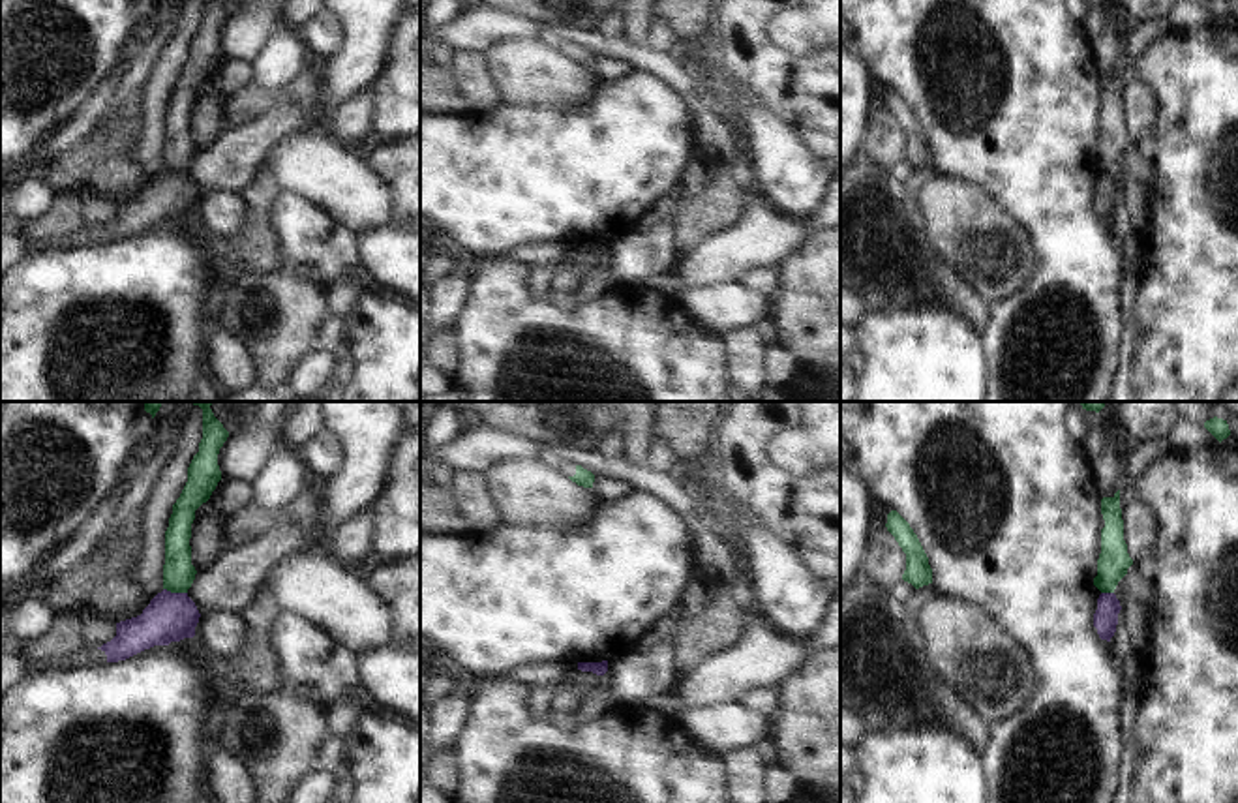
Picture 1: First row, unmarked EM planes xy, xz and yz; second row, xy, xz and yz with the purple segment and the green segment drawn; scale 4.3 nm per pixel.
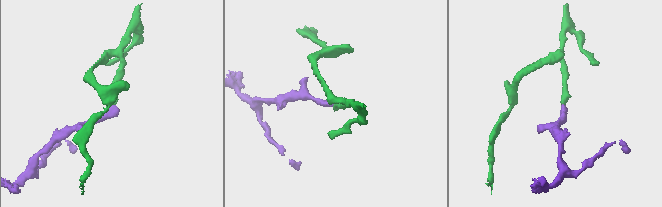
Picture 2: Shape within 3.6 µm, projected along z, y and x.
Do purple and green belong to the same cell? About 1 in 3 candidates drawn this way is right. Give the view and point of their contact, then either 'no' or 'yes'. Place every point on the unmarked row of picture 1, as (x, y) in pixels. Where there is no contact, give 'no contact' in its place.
xy (175, 173) | no

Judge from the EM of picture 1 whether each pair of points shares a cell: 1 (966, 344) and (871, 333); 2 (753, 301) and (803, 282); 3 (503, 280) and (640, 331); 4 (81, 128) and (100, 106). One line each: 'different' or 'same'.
1: same
2: different
3: same
4: same

